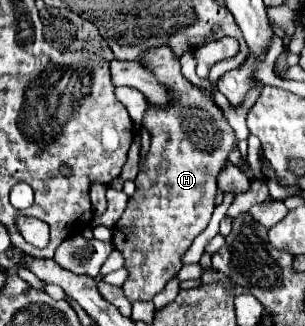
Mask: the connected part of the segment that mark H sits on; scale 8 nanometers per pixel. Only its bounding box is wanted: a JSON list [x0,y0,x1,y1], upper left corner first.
[113,46,235,302]

